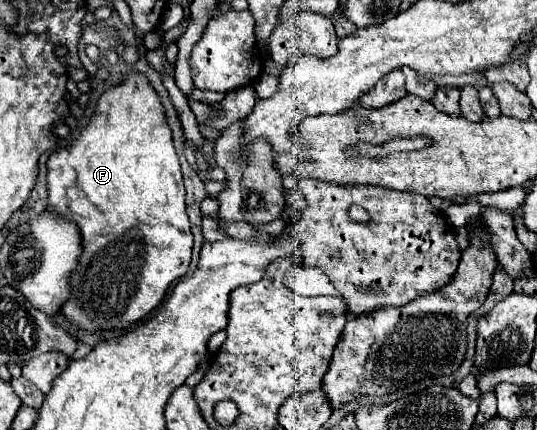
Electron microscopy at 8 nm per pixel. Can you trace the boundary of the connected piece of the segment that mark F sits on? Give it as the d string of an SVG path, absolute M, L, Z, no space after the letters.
M129 76L121 86L107 90L97 104L97 110L93 114L93 118L89 120L89 126L79 134L79 138L71 140L69 146L53 152L47 160L47 188L49 188L49 212L73 222L79 232L81 232L81 258L75 266L75 270L71 272L69 278L69 286L71 286L71 296L65 300L65 304L61 306L61 314L65 316L65 320L81 330L87 330L91 334L95 332L103 332L103 330L127 330L131 324L143 320L153 308L157 308L157 304L165 298L167 288L181 276L187 274L187 268L191 264L191 248L193 248L193 234L191 234L191 224L187 220L185 214L185 188L183 188L183 178L181 178L181 170L179 170L179 158L175 154L173 148L173 138L171 138L171 130L165 124L165 116L163 116L163 108L161 108L161 100L155 94L155 90L147 84L145 76Z

